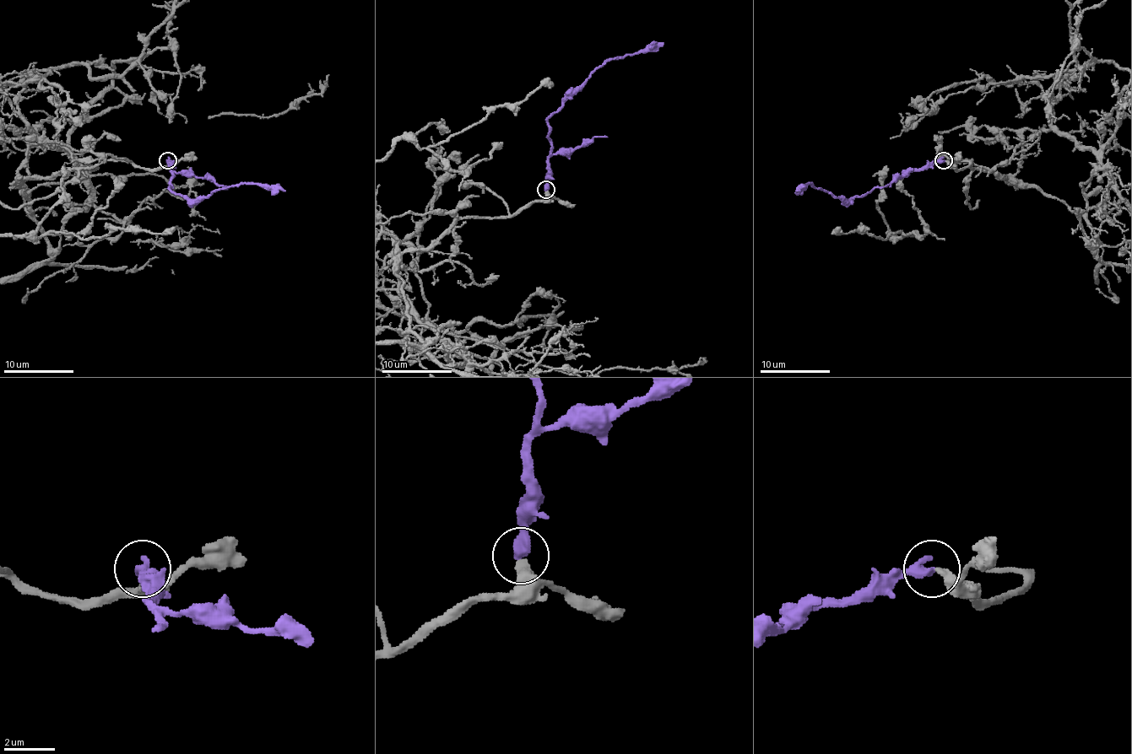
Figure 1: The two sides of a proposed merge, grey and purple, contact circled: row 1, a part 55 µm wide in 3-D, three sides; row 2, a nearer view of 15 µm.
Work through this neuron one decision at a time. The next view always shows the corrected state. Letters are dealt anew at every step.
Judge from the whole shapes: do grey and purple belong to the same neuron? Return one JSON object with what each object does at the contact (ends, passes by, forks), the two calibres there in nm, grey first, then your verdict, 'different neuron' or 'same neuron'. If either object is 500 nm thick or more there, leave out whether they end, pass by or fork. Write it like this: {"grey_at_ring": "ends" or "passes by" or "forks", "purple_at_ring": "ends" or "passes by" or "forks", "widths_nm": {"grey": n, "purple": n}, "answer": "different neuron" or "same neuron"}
{"grey_at_ring": "ends", "purple_at_ring": "ends", "widths_nm": {"grey": 400, "purple": 440}, "answer": "same neuron"}

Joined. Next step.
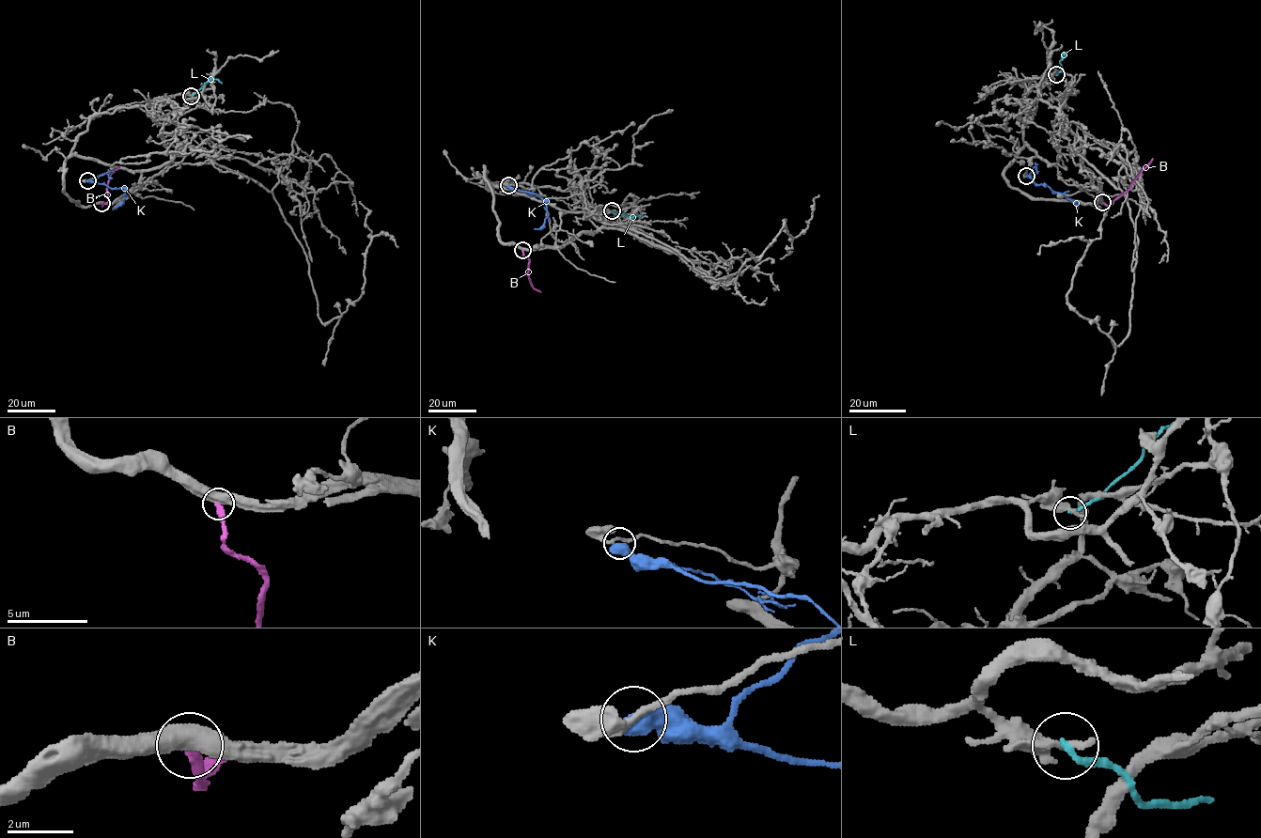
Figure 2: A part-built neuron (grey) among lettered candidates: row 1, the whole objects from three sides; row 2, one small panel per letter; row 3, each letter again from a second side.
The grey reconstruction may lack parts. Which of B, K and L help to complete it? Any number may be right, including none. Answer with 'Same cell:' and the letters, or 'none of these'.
Same cell: none of these

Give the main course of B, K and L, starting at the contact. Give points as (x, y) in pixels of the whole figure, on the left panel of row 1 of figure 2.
B: (101, 203), (102, 206), (108, 200), (110, 175), (119, 166)
K: (87, 180), (122, 188), (127, 195), (113, 208)
L: (191, 96), (210, 79), (222, 83)

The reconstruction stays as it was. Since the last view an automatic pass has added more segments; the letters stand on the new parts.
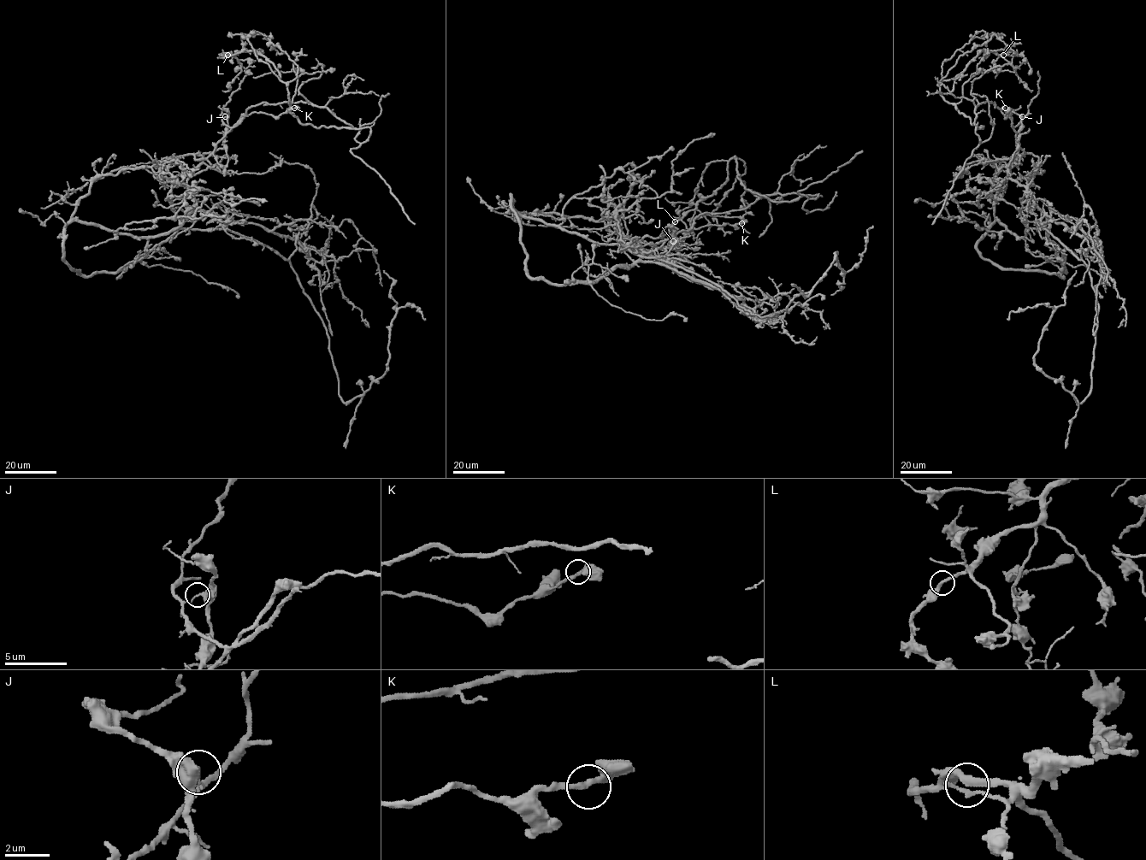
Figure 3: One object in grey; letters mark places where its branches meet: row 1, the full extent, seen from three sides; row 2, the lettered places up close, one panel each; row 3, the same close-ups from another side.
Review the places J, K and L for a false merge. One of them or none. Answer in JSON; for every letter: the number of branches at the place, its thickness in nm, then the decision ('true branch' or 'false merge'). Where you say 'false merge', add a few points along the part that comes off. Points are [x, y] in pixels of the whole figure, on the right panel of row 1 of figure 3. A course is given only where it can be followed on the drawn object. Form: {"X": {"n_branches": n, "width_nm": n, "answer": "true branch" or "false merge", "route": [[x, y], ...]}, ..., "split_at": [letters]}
{"J": {"n_branches": 2, "width_nm": 280, "answer": "false merge", "route": [[1022, 116], [1013, 127], [984, 102], [977, 127], [941, 94], [939, 83], [982, 51], [1026, 60], [1012, 66]]}, "K": {"n_branches": 2, "width_nm": 280, "answer": "true branch"}, "L": {"n_branches": 2, "width_nm": 280, "answer": "true branch"}, "split_at": ["J"]}

